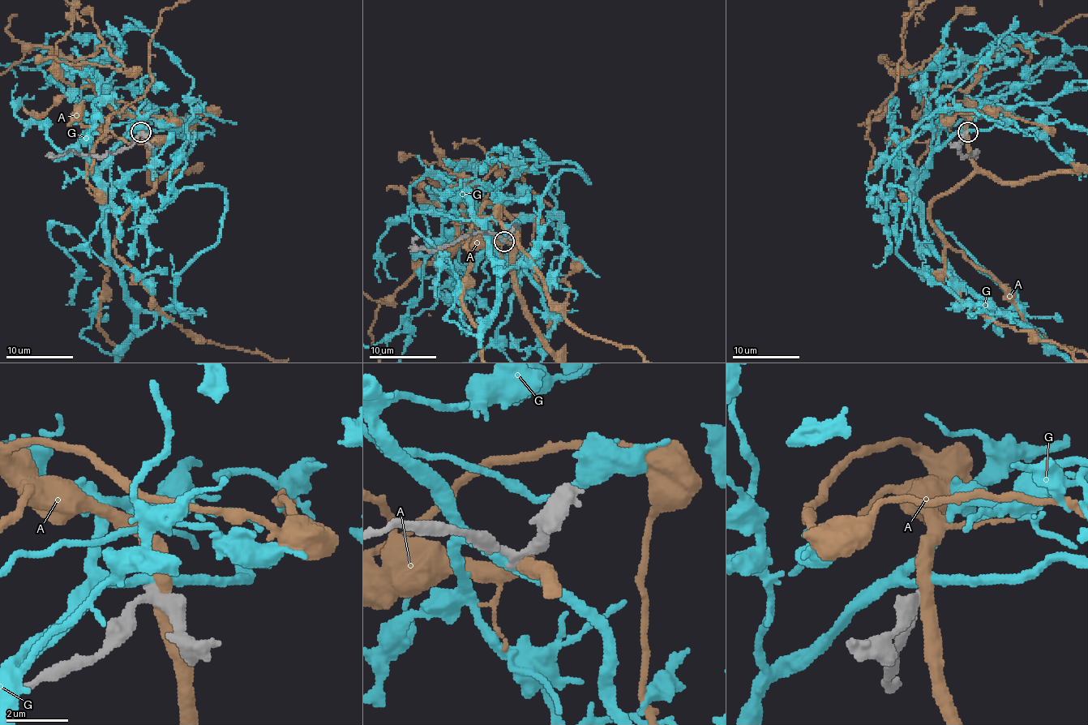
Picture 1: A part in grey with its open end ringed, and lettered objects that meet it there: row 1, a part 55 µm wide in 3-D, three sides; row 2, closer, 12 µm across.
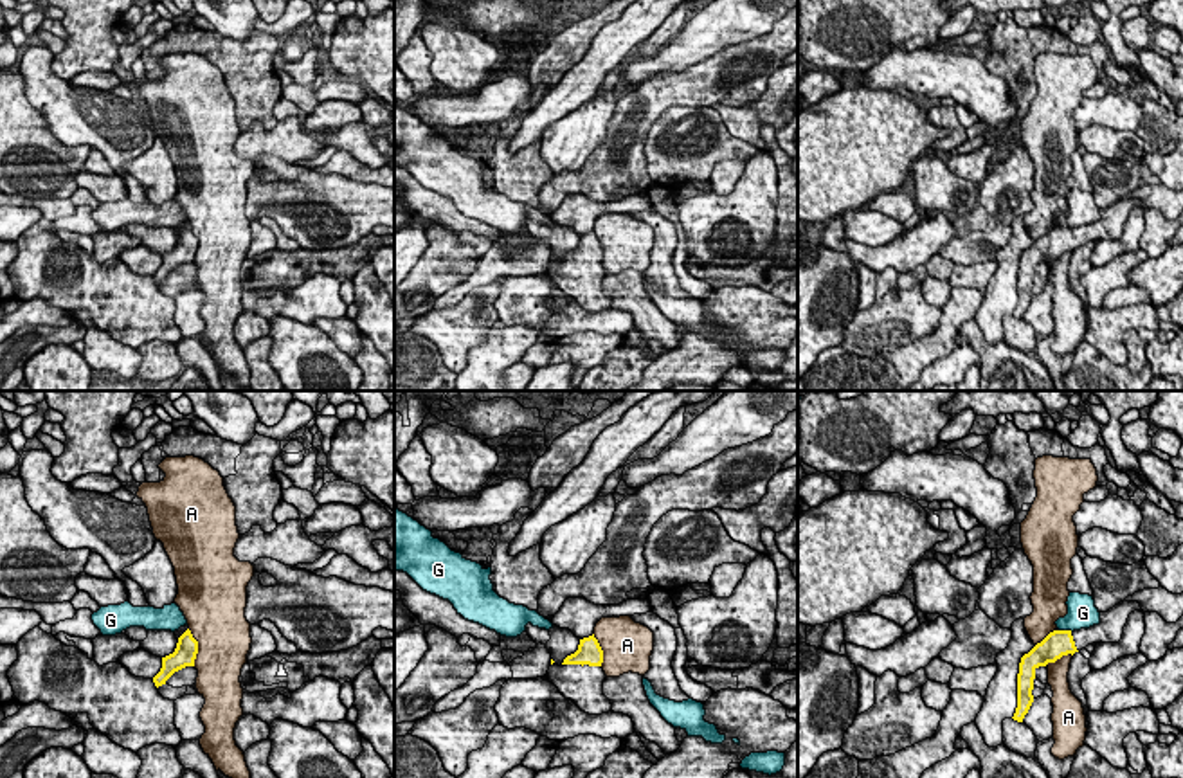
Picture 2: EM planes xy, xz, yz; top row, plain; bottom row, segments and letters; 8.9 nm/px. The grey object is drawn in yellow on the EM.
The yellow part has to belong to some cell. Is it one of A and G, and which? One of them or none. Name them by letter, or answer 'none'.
none

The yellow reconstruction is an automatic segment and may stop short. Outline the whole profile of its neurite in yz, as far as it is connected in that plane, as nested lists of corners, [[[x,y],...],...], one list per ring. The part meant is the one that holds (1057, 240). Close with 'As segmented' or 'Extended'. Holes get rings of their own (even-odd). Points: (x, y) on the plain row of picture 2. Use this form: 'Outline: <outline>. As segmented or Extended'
Outline: [[[1120,198],[1107,209],[1100,209],[1100,220],[1080,227],[1053,227],[1028,250],[1021,254],[1017,270],[1017,304],[1014,317],[1023,319],[1034,299],[1034,276],[1039,263],[1055,259],[1062,252],[1080,249],[1093,240],[1118,240],[1131,209],[1142,207],[1138,198]]]. Extended

